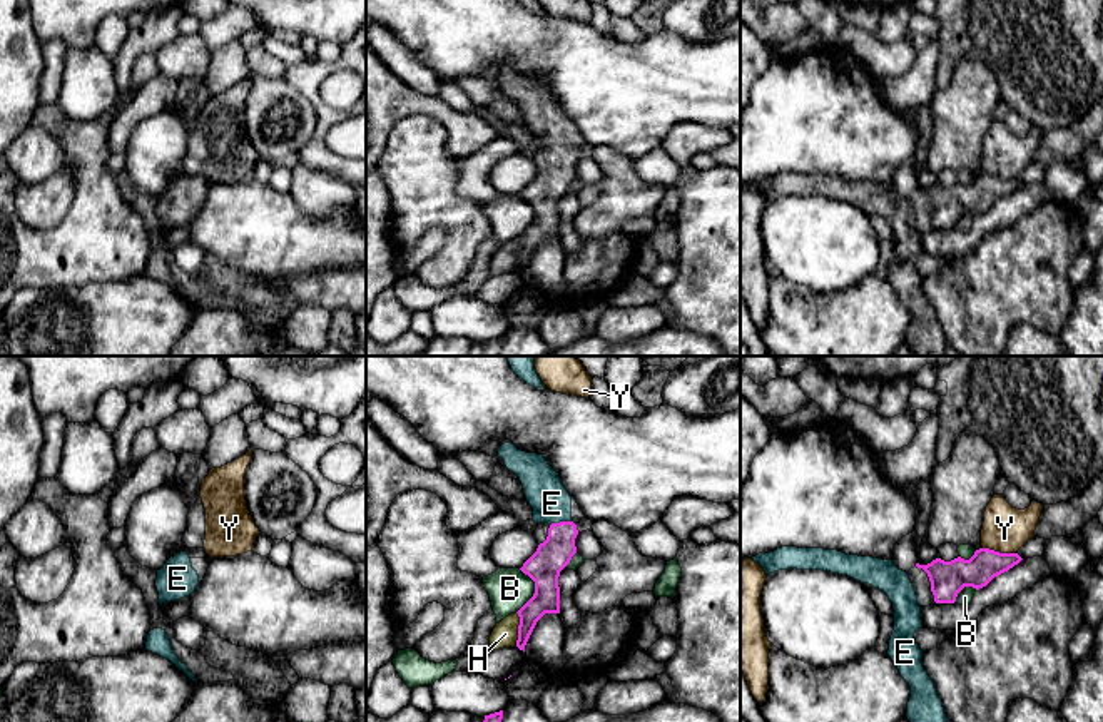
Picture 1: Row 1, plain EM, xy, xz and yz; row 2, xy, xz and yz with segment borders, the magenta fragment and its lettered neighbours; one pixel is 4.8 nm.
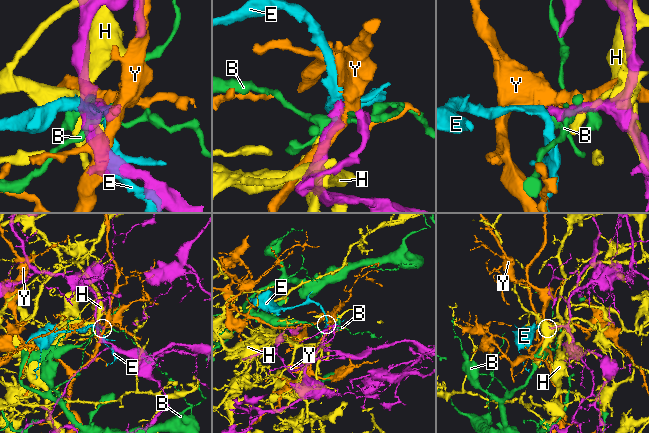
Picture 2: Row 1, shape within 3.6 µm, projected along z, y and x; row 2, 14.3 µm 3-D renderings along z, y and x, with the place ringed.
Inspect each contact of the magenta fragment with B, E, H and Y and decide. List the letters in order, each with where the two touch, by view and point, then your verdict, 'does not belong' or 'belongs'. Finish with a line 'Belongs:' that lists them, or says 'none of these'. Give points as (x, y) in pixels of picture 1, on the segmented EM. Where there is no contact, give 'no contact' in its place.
B: xz (535, 590) | does not belong
E: xz (560, 522) | belongs
H: xz (518, 629) | does not belong
Y: yz (998, 552) | does not belong
Belongs: E

